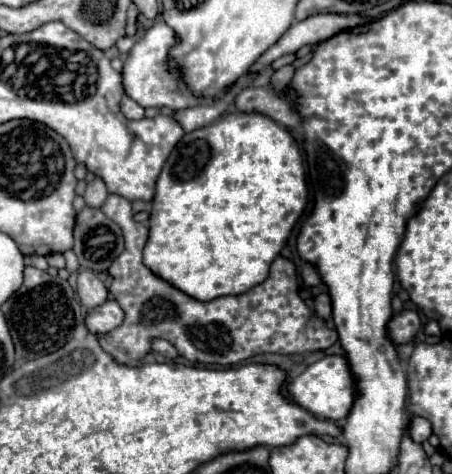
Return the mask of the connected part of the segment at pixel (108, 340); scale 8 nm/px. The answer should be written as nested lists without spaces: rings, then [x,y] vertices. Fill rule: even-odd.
[[[109,195],[101,209],[123,229],[125,237],[125,251],[109,267],[109,293],[125,311],[125,321],[111,333],[99,337],[103,349],[107,349],[107,353],[111,353],[117,361],[139,365],[139,359],[149,353],[149,341],[153,337],[167,339],[181,357],[207,365],[235,365],[259,353],[295,355],[319,351],[339,341],[339,333],[329,329],[327,321],[309,311],[307,303],[299,297],[293,261],[277,257],[271,265],[267,281],[241,295],[227,295],[201,303],[169,285],[143,265],[143,247],[149,237],[149,227],[133,219],[131,203],[125,197]]]

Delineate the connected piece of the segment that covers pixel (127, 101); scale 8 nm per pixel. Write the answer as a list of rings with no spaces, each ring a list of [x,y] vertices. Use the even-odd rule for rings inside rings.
[[[123,95],[123,99],[121,99],[121,113],[123,113],[127,119],[143,119],[145,109],[143,109],[141,105],[137,105],[135,101],[131,101],[131,97]]]

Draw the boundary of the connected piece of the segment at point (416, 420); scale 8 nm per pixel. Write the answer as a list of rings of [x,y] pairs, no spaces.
[[[413,417],[413,421],[411,421],[411,425],[409,425],[409,433],[411,433],[411,437],[413,437],[413,441],[419,441],[419,443],[423,443],[423,441],[427,441],[429,437],[431,437],[431,423],[427,421],[427,419],[423,419],[423,417]]]

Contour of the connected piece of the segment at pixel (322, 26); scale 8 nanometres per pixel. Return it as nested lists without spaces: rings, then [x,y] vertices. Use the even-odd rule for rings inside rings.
[[[319,13],[319,17],[309,17],[307,21],[297,21],[271,49],[267,49],[267,53],[263,53],[259,57],[259,61],[251,67],[251,71],[263,71],[269,63],[279,59],[281,55],[295,53],[303,45],[317,45],[317,43],[337,35],[343,29],[359,27],[363,23],[365,23],[365,19],[361,15],[335,17],[331,13]]]

